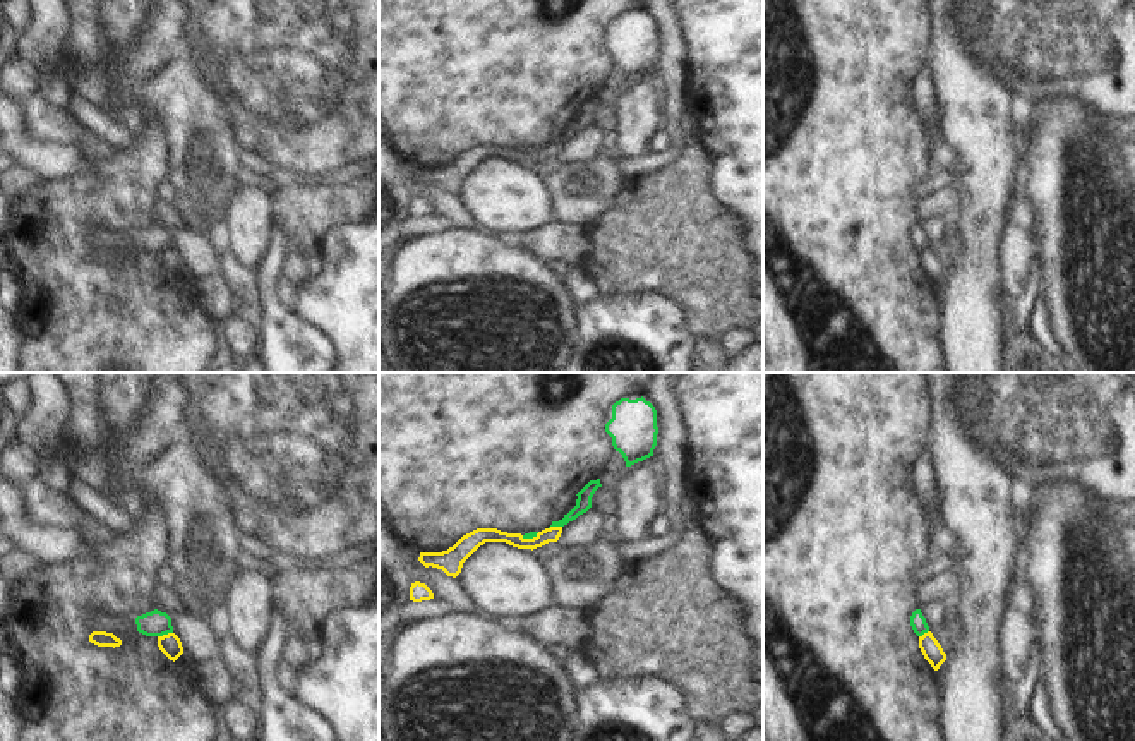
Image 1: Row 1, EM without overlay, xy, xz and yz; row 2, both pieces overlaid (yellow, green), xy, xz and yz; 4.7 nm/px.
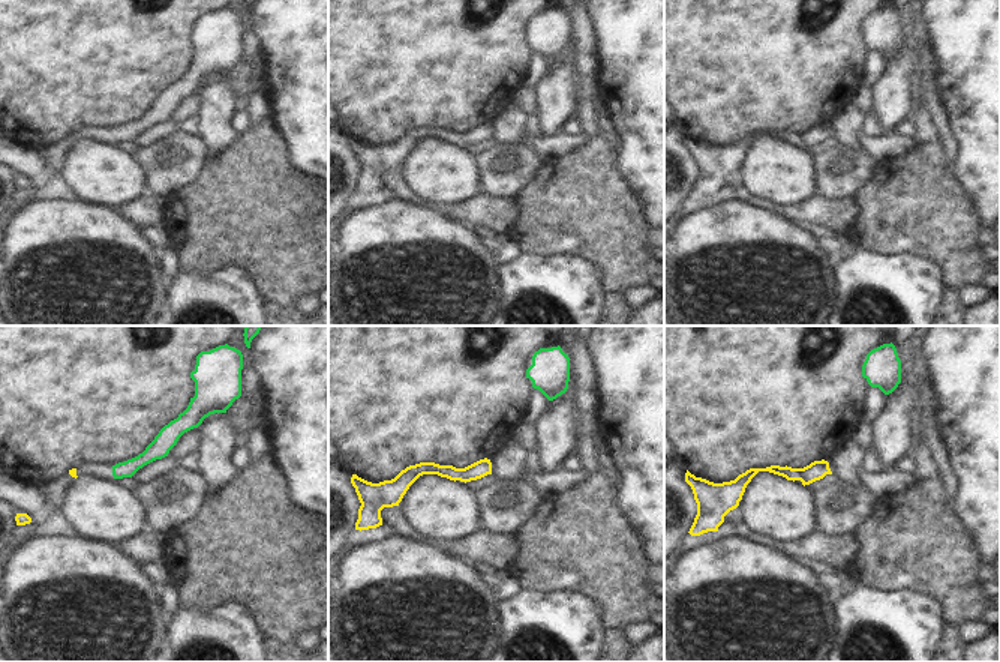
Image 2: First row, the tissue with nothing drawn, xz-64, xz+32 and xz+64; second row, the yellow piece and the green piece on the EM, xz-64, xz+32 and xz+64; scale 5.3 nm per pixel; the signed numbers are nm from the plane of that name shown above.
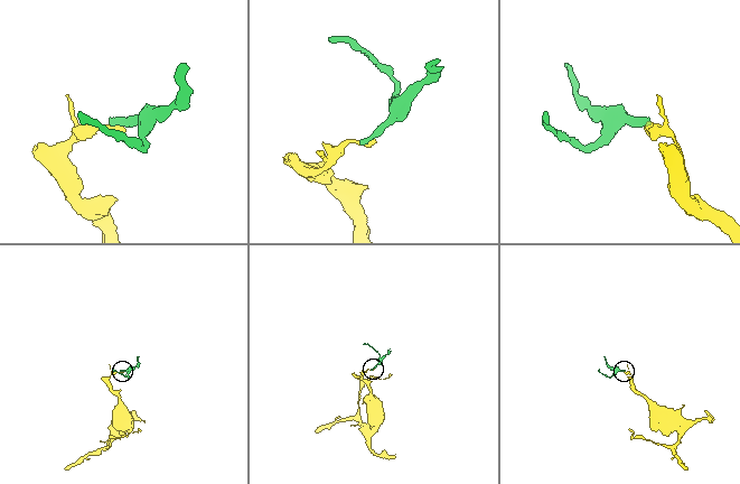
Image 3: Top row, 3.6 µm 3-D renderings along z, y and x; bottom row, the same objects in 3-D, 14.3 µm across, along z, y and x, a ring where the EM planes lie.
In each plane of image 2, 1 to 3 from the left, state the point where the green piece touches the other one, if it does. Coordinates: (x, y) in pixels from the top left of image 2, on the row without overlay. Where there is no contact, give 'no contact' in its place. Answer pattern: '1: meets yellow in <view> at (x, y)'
1: no contact
2: no contact
3: no contact

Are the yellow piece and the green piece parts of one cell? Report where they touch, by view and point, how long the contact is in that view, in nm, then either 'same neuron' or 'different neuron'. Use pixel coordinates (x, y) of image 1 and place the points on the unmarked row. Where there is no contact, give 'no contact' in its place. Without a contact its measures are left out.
contact xy (165, 251); length 80 nm; different neuron

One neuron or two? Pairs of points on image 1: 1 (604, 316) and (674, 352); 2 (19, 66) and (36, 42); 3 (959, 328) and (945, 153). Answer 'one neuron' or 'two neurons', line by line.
1: one neuron
2: two neurons
3: two neurons

